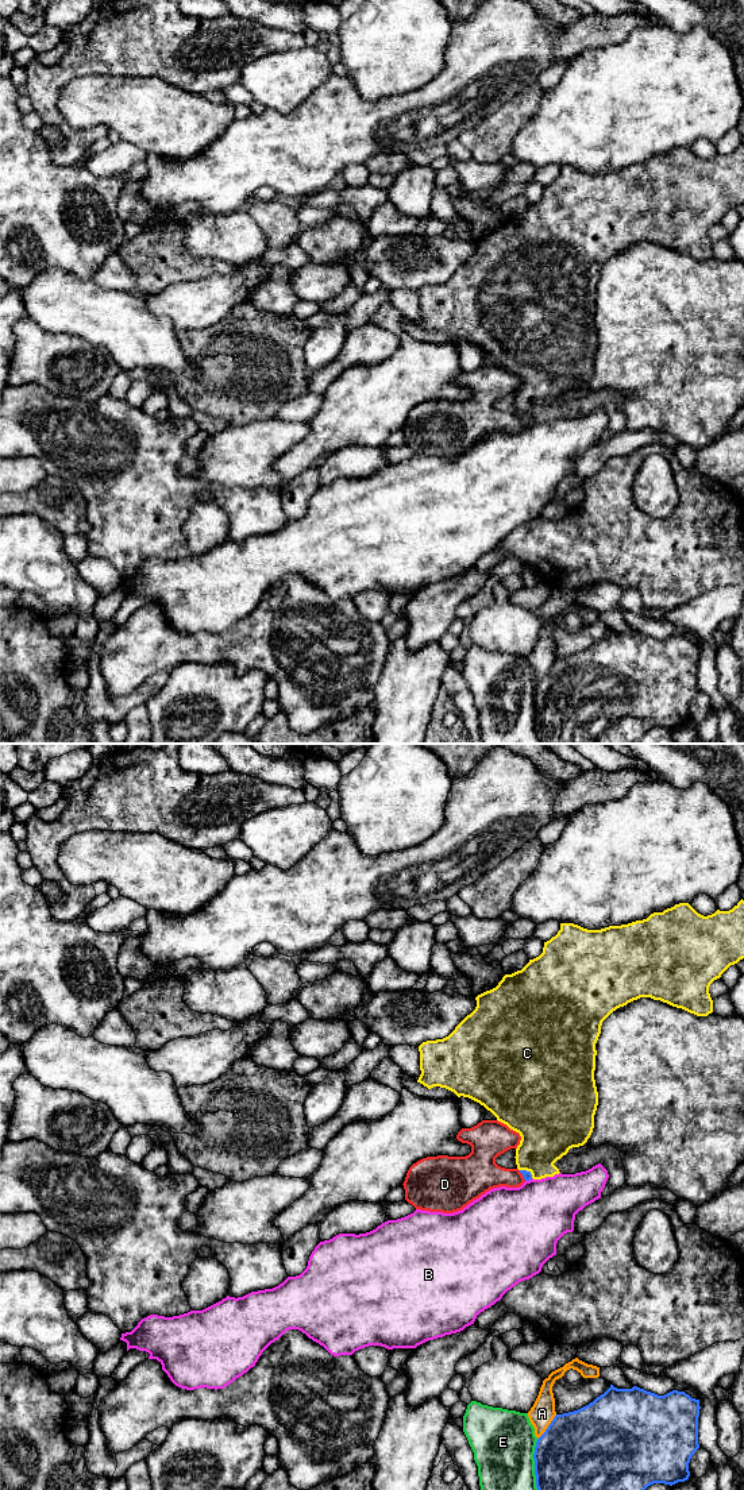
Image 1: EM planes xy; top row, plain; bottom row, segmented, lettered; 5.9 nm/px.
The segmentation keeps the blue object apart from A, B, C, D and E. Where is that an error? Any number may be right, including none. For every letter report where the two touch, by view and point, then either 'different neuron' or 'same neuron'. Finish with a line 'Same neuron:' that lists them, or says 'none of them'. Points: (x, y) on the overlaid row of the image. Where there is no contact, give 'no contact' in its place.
A: meets blue in xy at (548, 1427); different neuron
B: meets blue in xy at (528, 1180); different neuron
C: meets blue in xy at (525, 1170); different neuron
D: meets blue in xy at (523, 1176); different neuron
E: meets blue in xy at (535, 1465); different neuron
Same neuron: none of them

